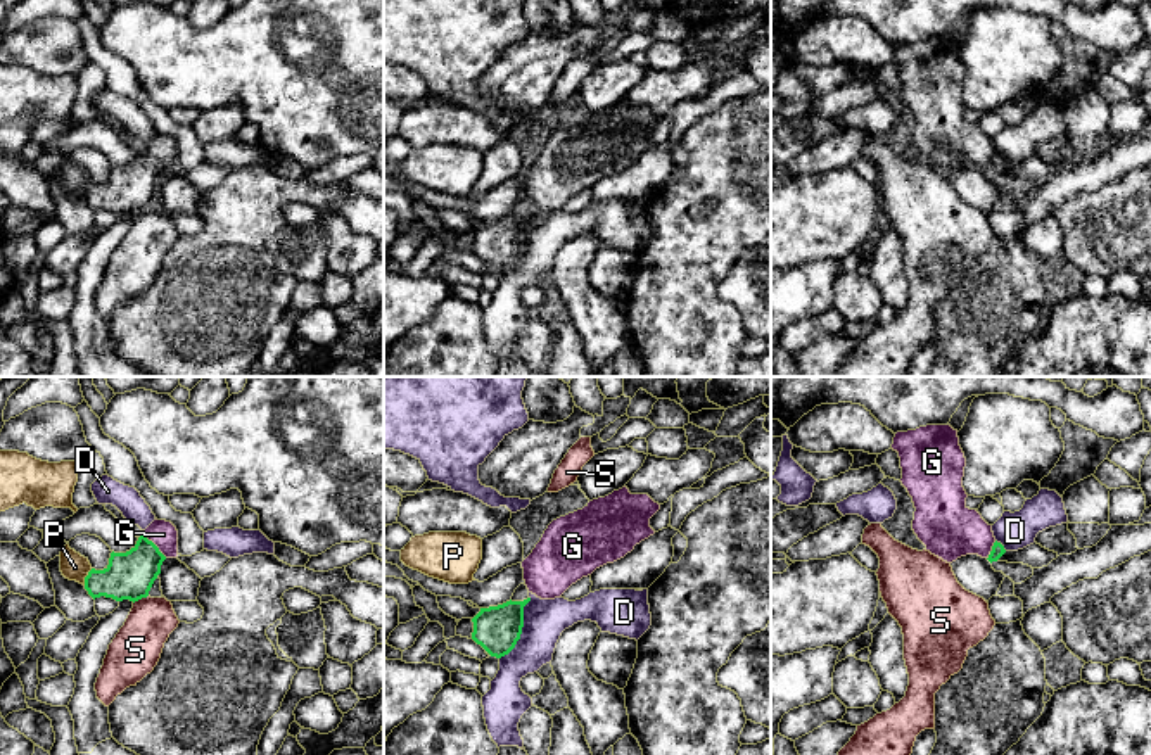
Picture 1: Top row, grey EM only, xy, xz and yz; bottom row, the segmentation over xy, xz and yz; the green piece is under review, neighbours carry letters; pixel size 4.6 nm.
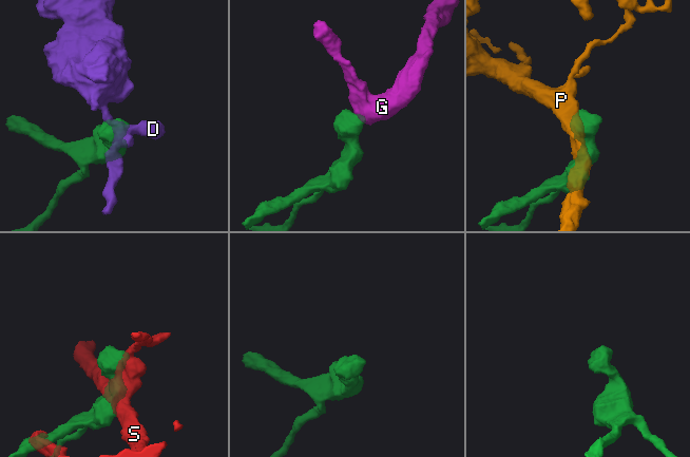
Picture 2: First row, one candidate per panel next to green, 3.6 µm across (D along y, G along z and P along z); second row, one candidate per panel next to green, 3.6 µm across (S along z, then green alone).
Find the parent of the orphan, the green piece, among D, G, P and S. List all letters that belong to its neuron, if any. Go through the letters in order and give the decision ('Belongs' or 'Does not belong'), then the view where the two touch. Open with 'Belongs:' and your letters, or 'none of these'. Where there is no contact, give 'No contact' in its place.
Belongs: G
D: Does not belong. Touches green in xz
G: Belongs. Touches green in xy
P: Does not belong. Touches green in xy
S: Does not belong. Touches green in xy

